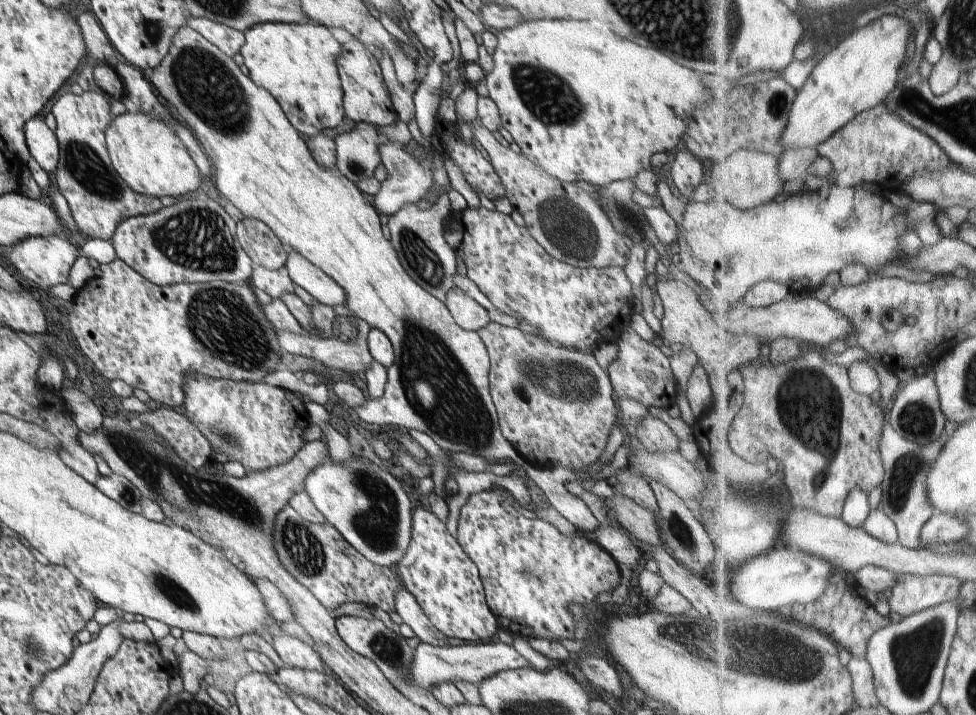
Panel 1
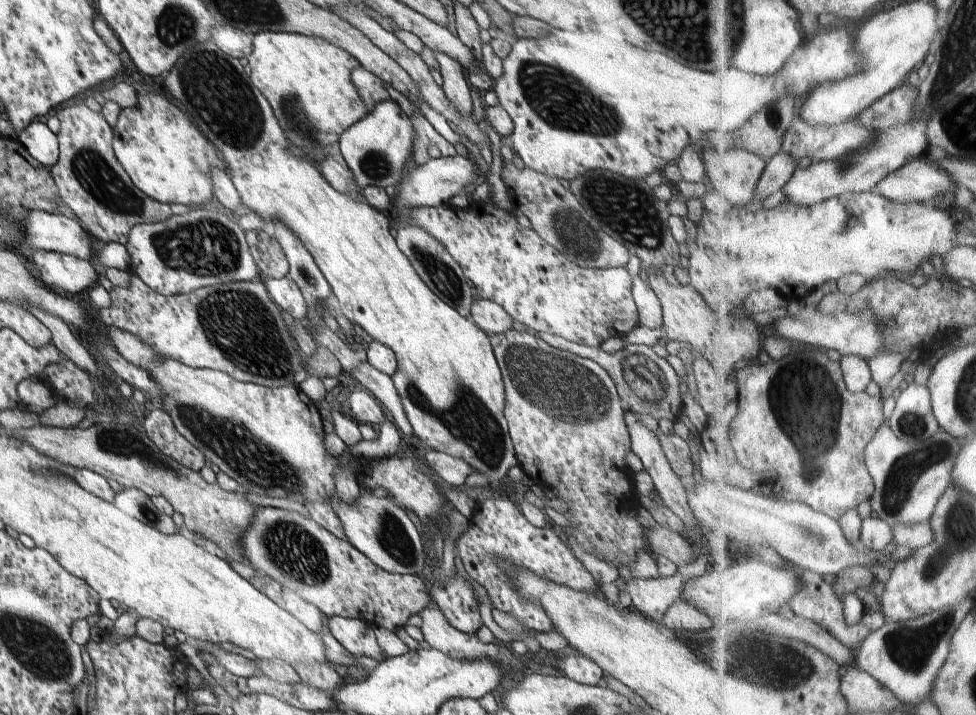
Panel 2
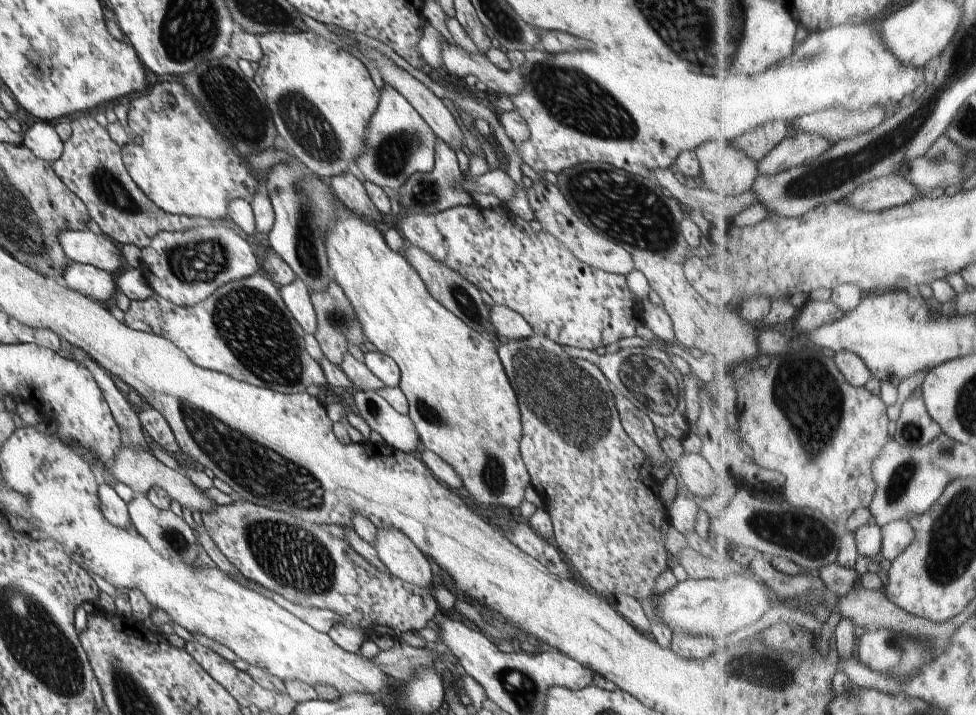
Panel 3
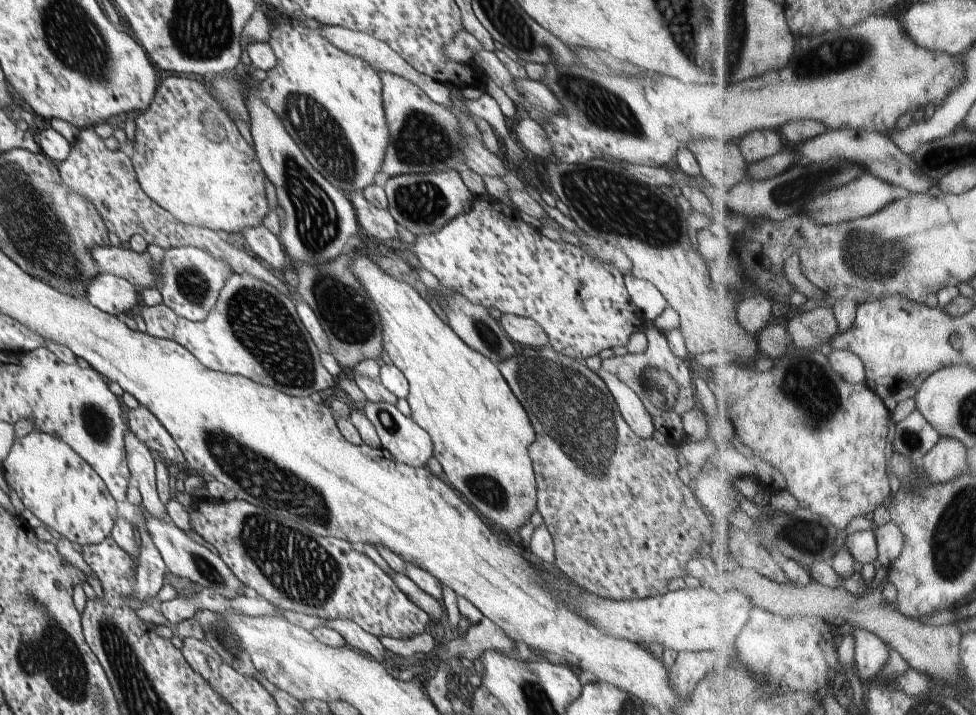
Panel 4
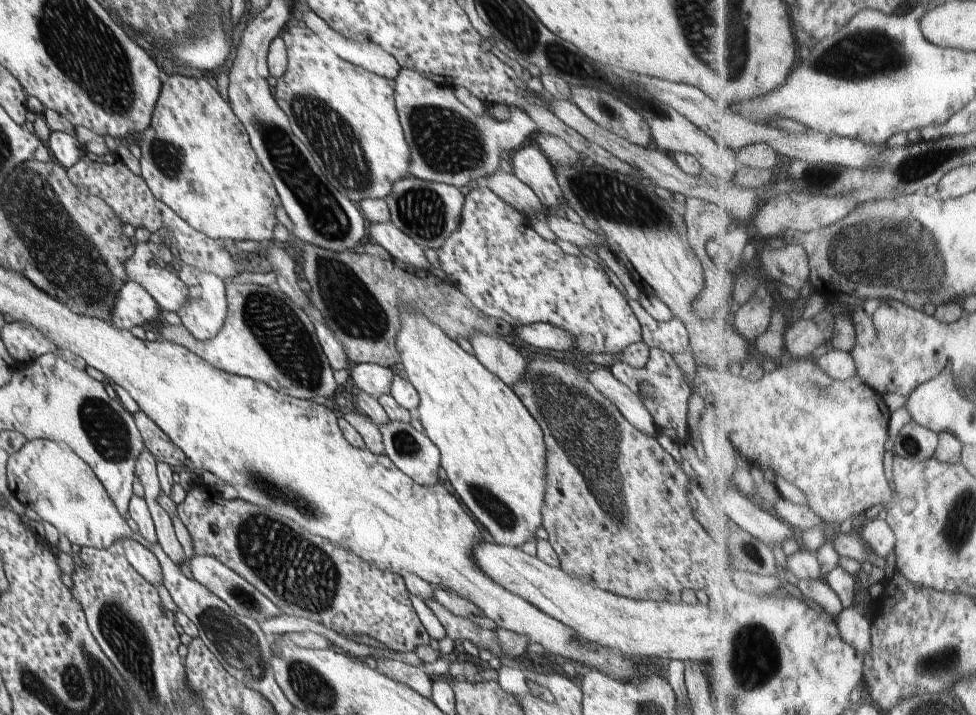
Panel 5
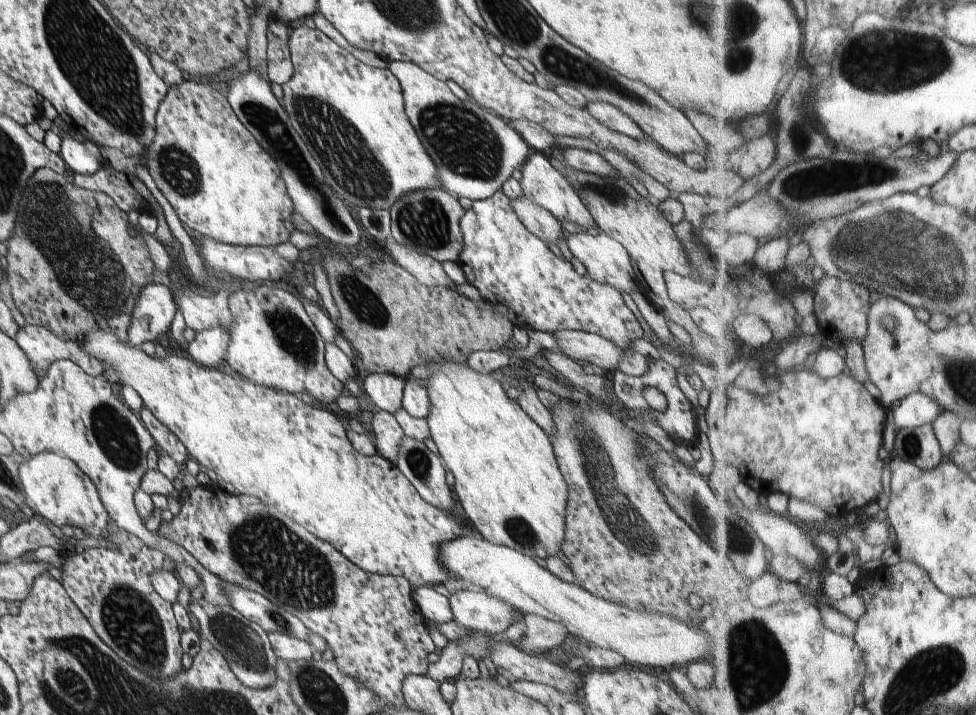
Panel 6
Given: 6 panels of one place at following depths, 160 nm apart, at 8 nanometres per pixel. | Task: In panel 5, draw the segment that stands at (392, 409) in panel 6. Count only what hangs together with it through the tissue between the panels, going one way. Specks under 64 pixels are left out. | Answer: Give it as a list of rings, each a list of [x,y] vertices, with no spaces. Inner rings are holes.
[[[360,363],[351,366],[349,373],[349,380],[354,387],[366,394],[377,399],[391,394],[391,384],[395,375],[390,367],[383,367],[376,363]]]

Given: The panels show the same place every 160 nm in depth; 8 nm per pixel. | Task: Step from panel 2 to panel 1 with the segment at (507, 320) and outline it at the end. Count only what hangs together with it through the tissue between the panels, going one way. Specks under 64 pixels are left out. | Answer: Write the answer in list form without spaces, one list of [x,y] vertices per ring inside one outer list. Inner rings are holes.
[[[454,288],[447,294],[445,305],[454,320],[467,331],[478,331],[492,322],[488,311],[462,289]]]

